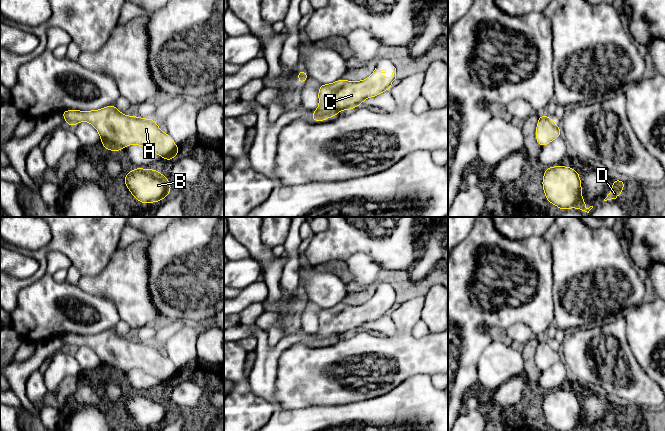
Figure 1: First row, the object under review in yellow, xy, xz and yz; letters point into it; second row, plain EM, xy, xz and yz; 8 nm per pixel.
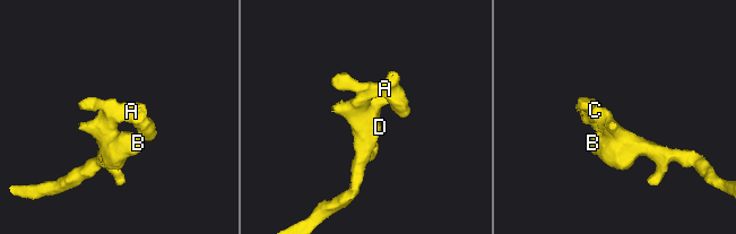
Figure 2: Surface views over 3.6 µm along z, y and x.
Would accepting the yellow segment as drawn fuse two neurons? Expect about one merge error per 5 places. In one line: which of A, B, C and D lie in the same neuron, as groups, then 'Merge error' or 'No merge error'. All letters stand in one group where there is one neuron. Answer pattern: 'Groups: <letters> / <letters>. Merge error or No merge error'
Groups: A B C D. No merge error

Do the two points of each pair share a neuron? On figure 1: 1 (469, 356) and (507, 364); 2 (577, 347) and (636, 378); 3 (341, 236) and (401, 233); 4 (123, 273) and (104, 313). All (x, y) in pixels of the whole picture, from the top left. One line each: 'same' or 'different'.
1: different
2: same
3: same
4: different

